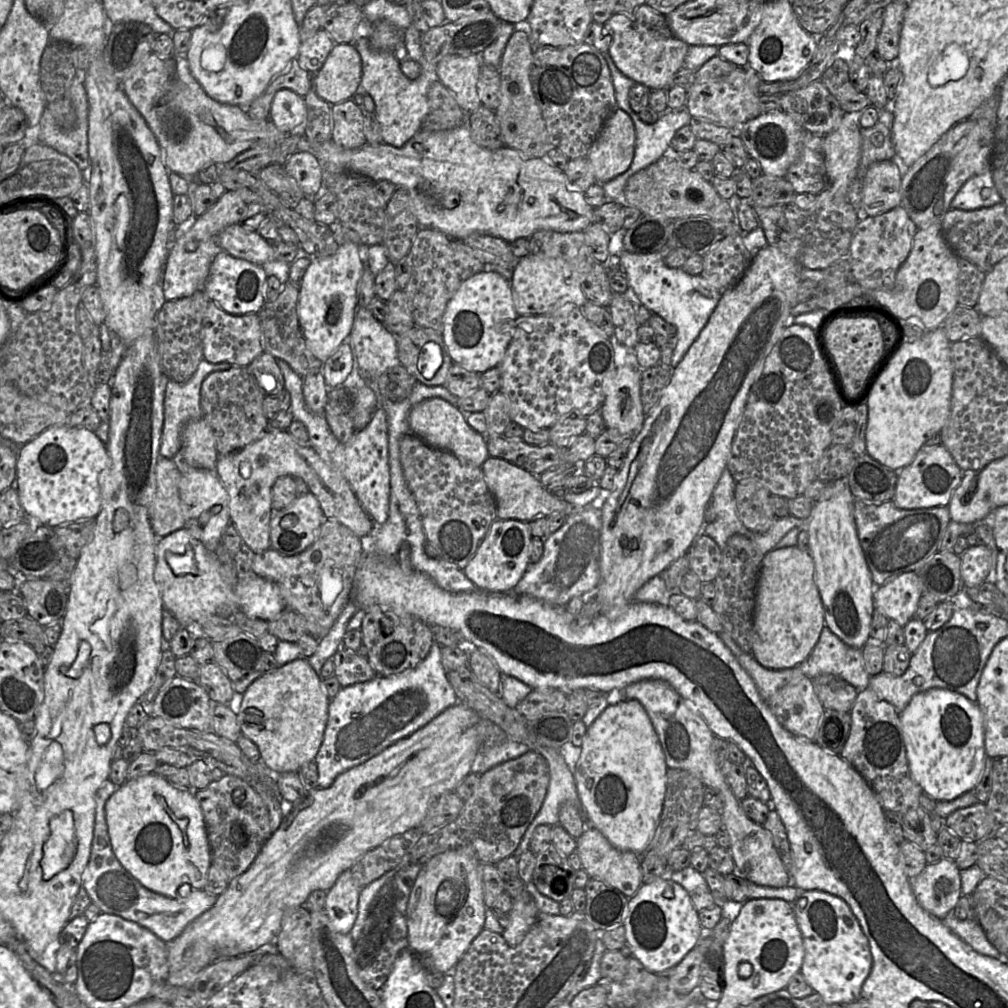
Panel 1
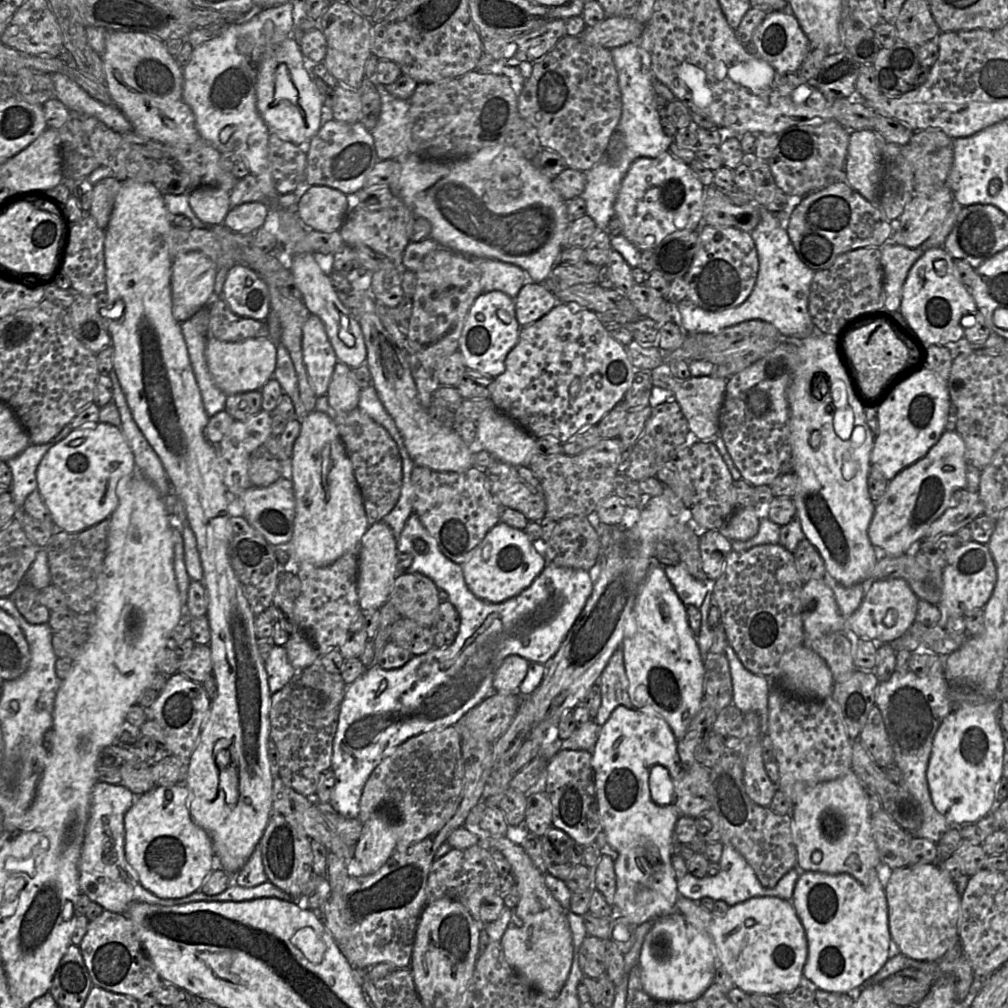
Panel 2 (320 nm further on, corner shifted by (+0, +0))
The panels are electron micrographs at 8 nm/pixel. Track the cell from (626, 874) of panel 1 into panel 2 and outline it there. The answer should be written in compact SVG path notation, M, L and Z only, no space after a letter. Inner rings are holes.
M679 896L675 907L690 923L711 936L715 958L743 992L776 996L799 986L808 944L791 901L773 896L753 897L729 907L724 915L715 915L697 902Z

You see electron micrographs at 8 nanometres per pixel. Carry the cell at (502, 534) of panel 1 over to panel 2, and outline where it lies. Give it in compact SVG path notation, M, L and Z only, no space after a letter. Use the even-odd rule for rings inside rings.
M499 522L488 531L461 568L469 590L484 601L497 604L528 588L545 566L544 556L537 552L523 530Z

